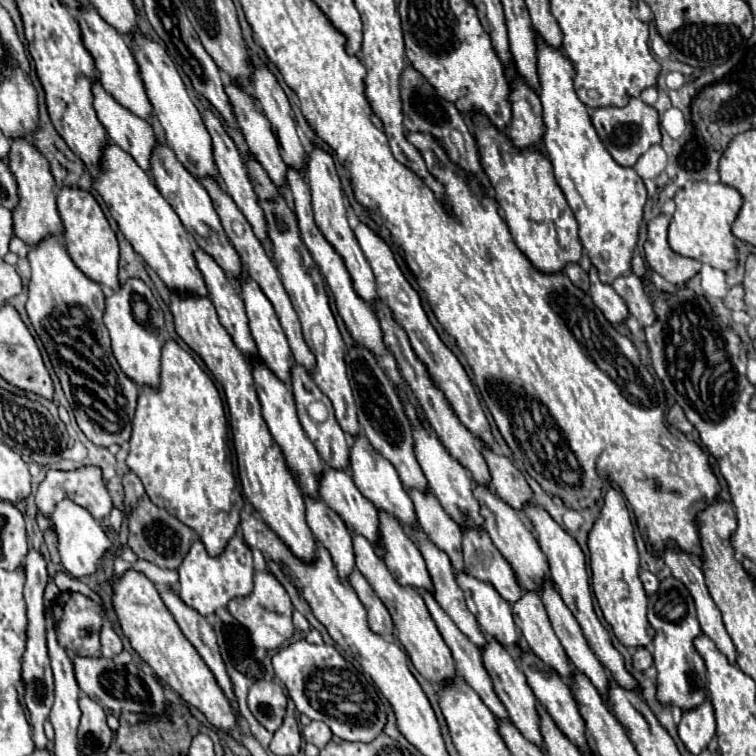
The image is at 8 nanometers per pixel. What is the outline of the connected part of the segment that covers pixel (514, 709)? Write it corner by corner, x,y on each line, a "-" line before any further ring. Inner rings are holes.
487,637
487,645
483,647
483,665
485,669
489,671
491,679
493,679
493,685
495,685
495,693
497,697
503,701
503,705
507,707
509,711
509,717
513,721
513,725
521,731
521,735
525,739
529,739
531,743
535,743
543,753
545,753
545,747
543,747
543,737
541,737
541,729
539,729
539,713
537,713
537,697
535,693
531,691
531,687
527,685
527,679
525,675
521,673
521,669
515,665
515,659
511,657
511,653
501,645
497,643
495,639

